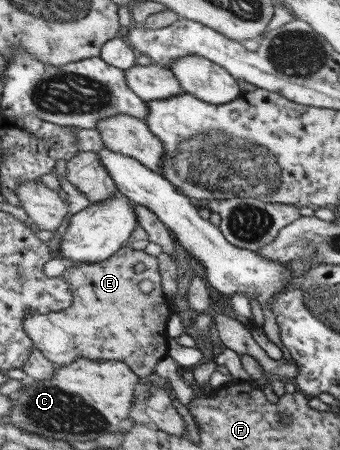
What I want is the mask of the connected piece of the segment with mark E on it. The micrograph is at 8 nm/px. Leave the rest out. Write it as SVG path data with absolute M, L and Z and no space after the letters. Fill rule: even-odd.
M122 245L109 258L99 262L77 263L70 265L61 273L61 277L70 286L71 304L67 309L47 314L27 314L23 318L21 328L31 339L31 343L47 360L56 366L67 366L77 358L87 360L111 360L125 363L138 378L149 375L154 371L155 364L166 355L164 333L165 320L169 319L171 309L166 296L162 295L160 286L161 276L157 272L155 257L147 255L142 250L133 250ZM141 262L144 269L135 273L133 265ZM143 280L151 282L151 292L143 294L139 290L139 283Z

